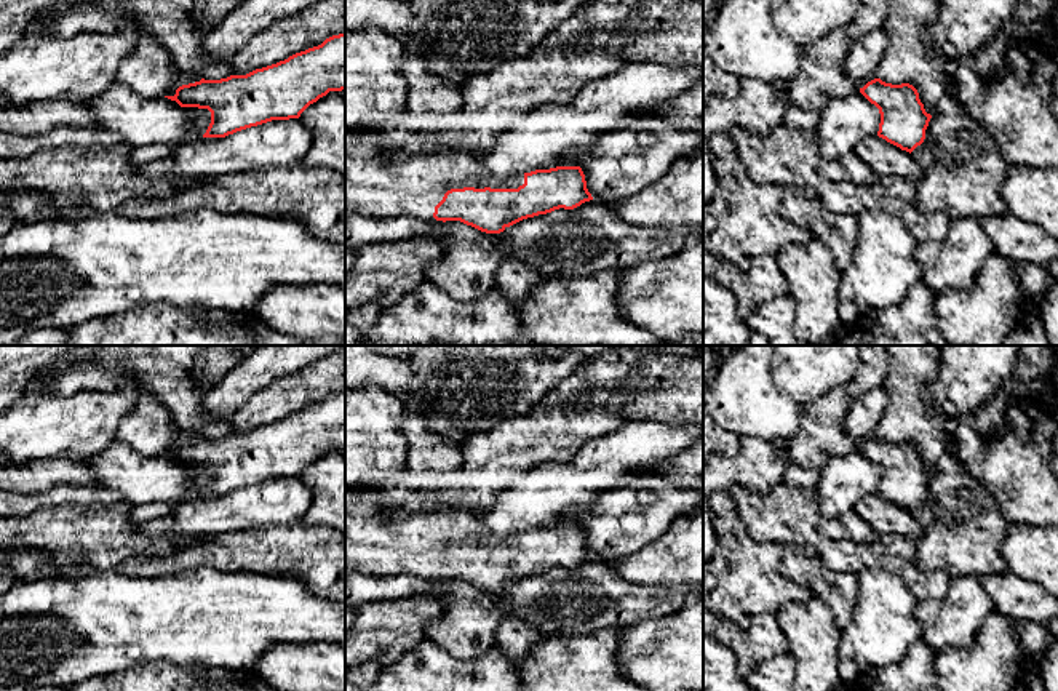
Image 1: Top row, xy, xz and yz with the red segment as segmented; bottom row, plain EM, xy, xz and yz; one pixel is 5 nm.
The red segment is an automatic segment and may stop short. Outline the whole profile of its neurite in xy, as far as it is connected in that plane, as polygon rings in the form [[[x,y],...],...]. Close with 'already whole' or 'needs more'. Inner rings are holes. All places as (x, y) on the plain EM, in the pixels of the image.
[[[345,392],[332,393],[318,405],[246,433],[230,433],[221,438],[201,437],[182,443],[174,454],[165,456],[176,459],[181,465],[208,467],[211,481],[203,496],[225,496],[272,478],[299,477],[310,462],[329,449],[342,448],[345,448]]]; already whole

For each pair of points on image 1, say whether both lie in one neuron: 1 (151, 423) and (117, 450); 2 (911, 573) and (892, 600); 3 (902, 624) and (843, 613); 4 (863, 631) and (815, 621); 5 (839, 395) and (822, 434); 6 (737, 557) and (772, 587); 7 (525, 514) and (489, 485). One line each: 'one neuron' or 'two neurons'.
1: two neurons
2: two neurons
3: two neurons
4: two neurons
5: one neuron
6: one neuron
7: two neurons

